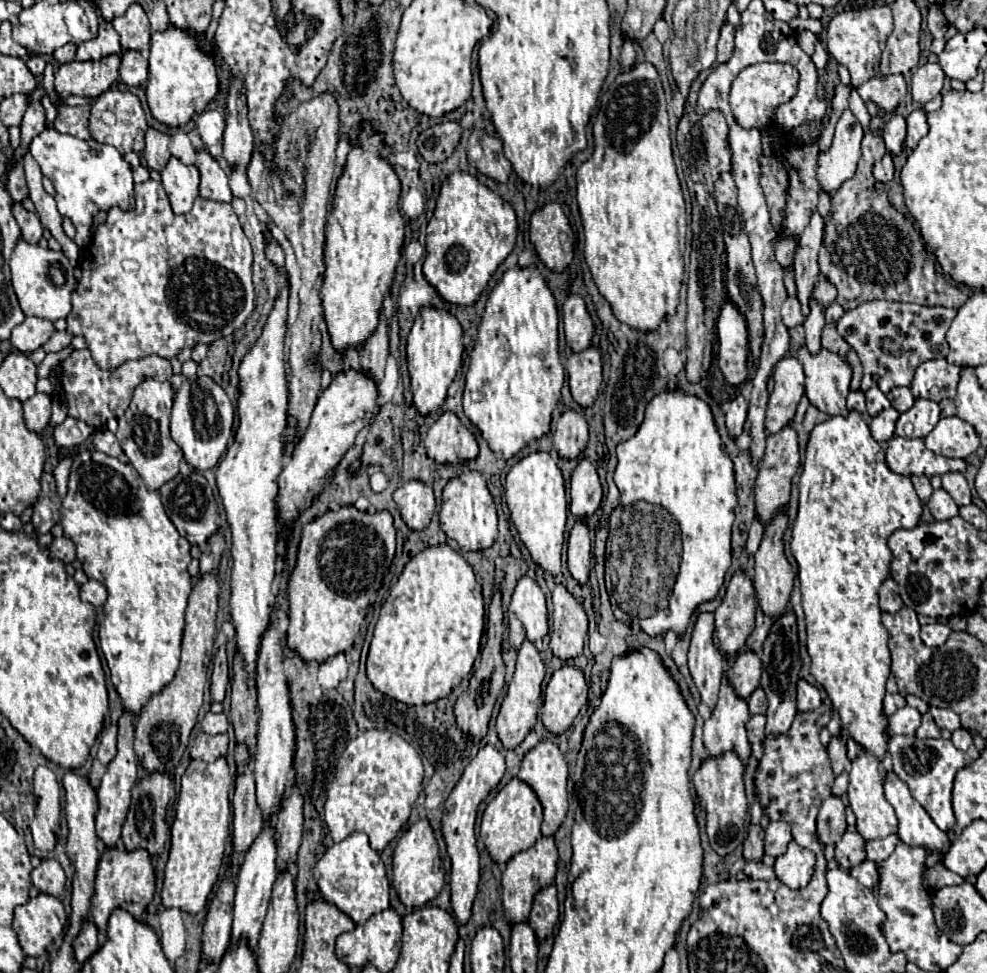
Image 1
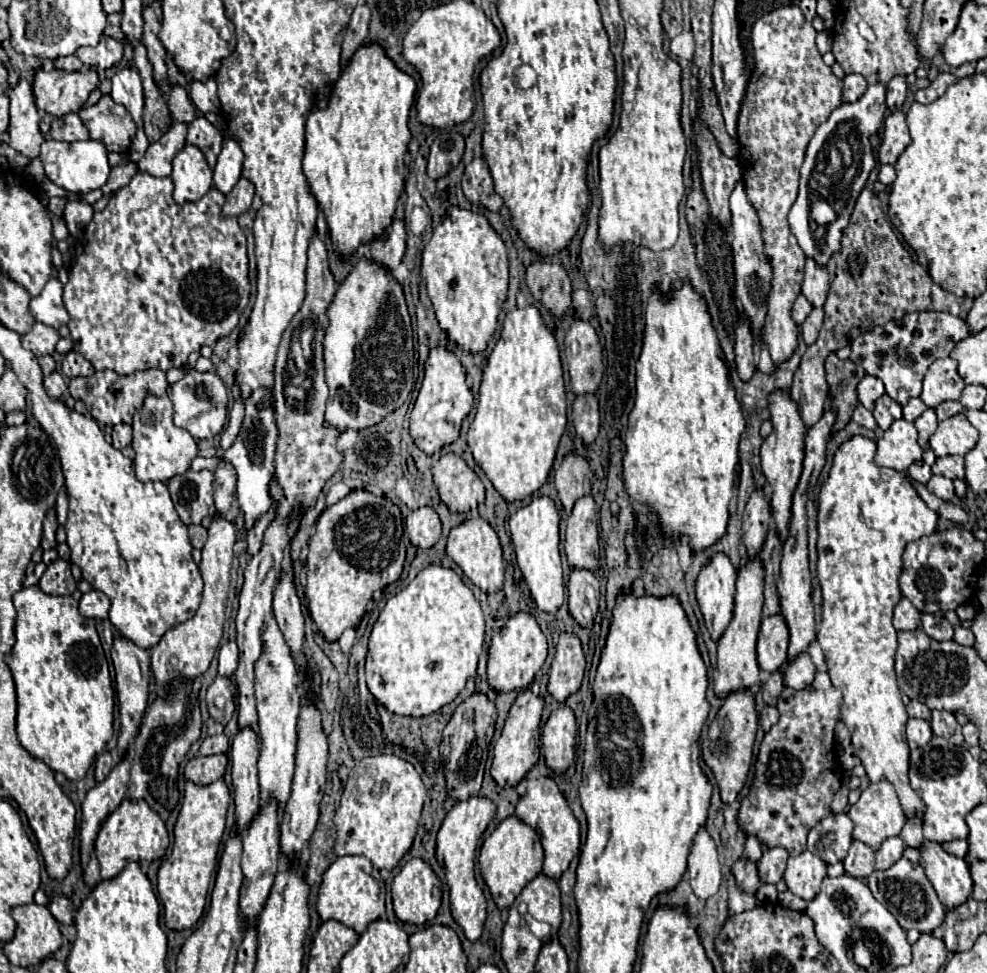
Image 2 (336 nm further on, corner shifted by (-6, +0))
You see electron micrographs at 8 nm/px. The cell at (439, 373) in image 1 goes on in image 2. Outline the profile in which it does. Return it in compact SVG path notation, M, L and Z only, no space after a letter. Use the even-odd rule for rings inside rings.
M434 347L424 365L424 381L410 415L410 435L414 443L428 455L434 455L444 445L458 439L462 419L470 413L474 395L466 385L466 373L460 359L446 347Z

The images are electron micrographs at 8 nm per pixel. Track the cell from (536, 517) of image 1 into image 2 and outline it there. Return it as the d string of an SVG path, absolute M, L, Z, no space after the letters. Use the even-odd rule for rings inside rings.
M536 495L532 497L532 501L528 505L522 505L516 509L514 515L510 515L510 533L512 533L512 543L514 543L514 551L516 551L516 559L518 565L522 569L522 575L530 587L532 599L538 605L538 609L546 611L546 613L556 613L560 609L560 605L564 603L564 579L562 579L562 561L560 561L560 513L556 503L548 497L548 495Z

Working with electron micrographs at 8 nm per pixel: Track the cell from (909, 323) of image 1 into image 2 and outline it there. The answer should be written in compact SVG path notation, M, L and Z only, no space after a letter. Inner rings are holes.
M922 311L908 313L902 319L888 321L886 325L874 327L852 341L850 361L860 365L868 375L882 379L886 393L898 401L900 405L908 403L908 399L918 397L922 391L922 377L930 363L940 357L948 357L954 345L968 337L968 325L960 317L940 311Z

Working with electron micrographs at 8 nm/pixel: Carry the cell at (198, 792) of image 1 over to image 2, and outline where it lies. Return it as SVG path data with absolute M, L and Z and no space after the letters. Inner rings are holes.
M224 779L210 785L194 785L192 781L186 781L182 809L174 827L172 855L164 859L158 869L158 897L164 905L164 919L170 929L190 929L204 913L210 879L218 863L218 849L226 827L228 803L230 793Z

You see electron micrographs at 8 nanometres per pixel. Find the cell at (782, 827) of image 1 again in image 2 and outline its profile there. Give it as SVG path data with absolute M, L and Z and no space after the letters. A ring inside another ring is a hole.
M784 847L766 849L758 861L758 875L764 883L778 883L784 875L788 861L788 851Z

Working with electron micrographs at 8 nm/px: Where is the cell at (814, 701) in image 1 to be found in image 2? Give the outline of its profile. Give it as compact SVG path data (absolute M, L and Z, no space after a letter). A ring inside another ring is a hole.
M802 653L798 659L790 661L784 669L784 681L792 689L804 689L808 687L816 677L816 667L808 653Z

